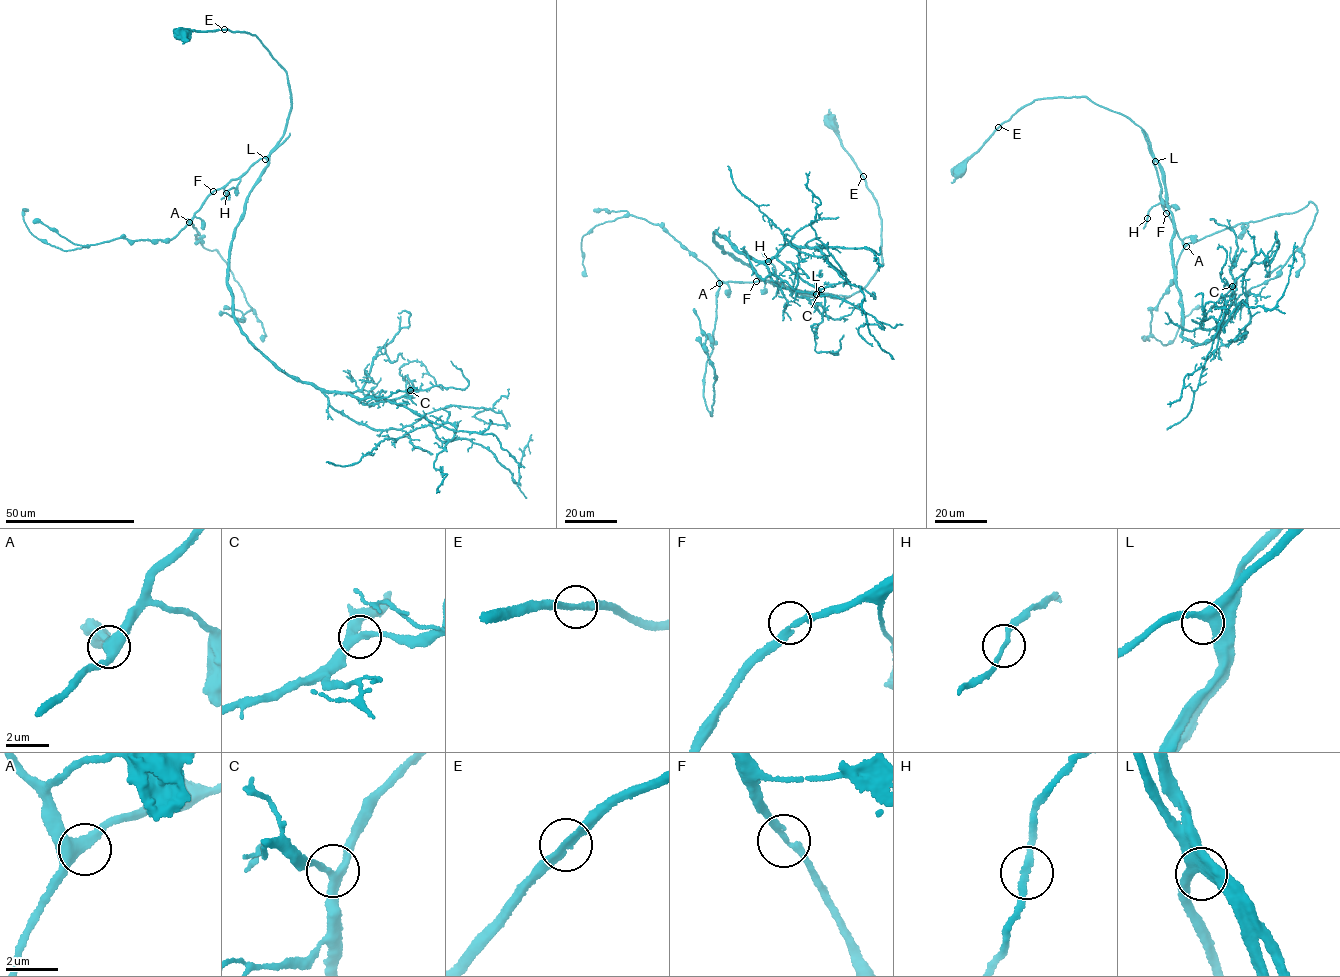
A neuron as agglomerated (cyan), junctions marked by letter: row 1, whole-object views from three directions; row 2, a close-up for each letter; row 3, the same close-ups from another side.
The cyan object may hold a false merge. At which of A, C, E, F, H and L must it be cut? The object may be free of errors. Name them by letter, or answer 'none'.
none

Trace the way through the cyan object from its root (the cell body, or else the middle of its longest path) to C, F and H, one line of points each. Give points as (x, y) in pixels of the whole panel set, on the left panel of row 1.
C: (181, 34), (255, 35), (290, 85), (283, 135), (229, 252), (240, 332), (325, 390), (373, 405), (410, 390)
F: (181, 34), (222, 29), (255, 35), (283, 68), (290, 85), (291, 112), (279, 142), (245, 173), (213, 191)
H: (181, 34), (222, 29), (255, 35), (288, 78), (291, 108), (283, 135), (226, 193)

